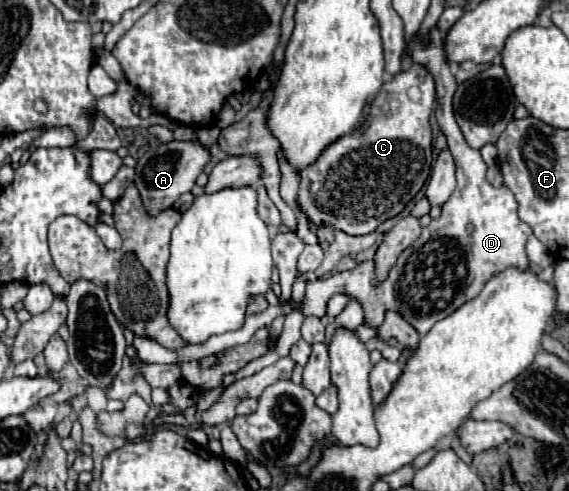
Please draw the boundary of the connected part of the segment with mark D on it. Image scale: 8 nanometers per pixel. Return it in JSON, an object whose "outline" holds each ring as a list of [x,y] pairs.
{"outline":[[[437,29],[431,31],[431,43],[427,47],[421,47],[419,39],[415,39],[409,59],[411,59],[411,65],[417,65],[417,63],[423,65],[435,79],[435,91],[437,91],[435,115],[437,115],[441,131],[447,137],[449,151],[457,165],[457,187],[455,187],[453,195],[449,197],[449,201],[443,205],[441,217],[433,219],[425,227],[423,235],[397,257],[387,279],[379,281],[379,283],[373,281],[377,269],[375,269],[375,261],[369,259],[369,261],[357,263],[355,269],[341,271],[331,277],[319,277],[315,281],[307,281],[307,291],[305,291],[303,301],[299,301],[299,303],[295,303],[293,299],[279,301],[277,305],[265,309],[263,313],[249,315],[241,329],[213,335],[213,337],[209,337],[209,341],[205,341],[201,345],[189,345],[189,347],[183,347],[181,351],[169,351],[147,337],[135,337],[133,347],[141,361],[145,361],[145,363],[191,361],[191,359],[207,357],[209,353],[219,353],[223,349],[243,345],[251,339],[251,335],[259,327],[269,327],[273,319],[277,319],[279,315],[289,315],[295,309],[299,309],[305,317],[315,315],[319,319],[325,319],[327,301],[335,293],[345,293],[349,299],[357,301],[363,307],[365,325],[369,325],[369,327],[381,325],[387,311],[397,311],[405,317],[405,321],[409,321],[409,325],[413,325],[417,329],[419,335],[425,335],[437,323],[437,319],[449,317],[463,303],[477,297],[479,291],[483,289],[483,285],[493,275],[501,273],[507,267],[527,269],[529,261],[525,255],[525,241],[527,241],[531,229],[527,223],[523,223],[517,217],[517,201],[515,201],[513,193],[505,185],[493,187],[487,181],[487,165],[481,159],[481,153],[477,149],[469,147],[463,139],[463,133],[453,117],[453,107],[451,107],[457,83],[445,61],[443,37],[439,35],[439,31]]]}

